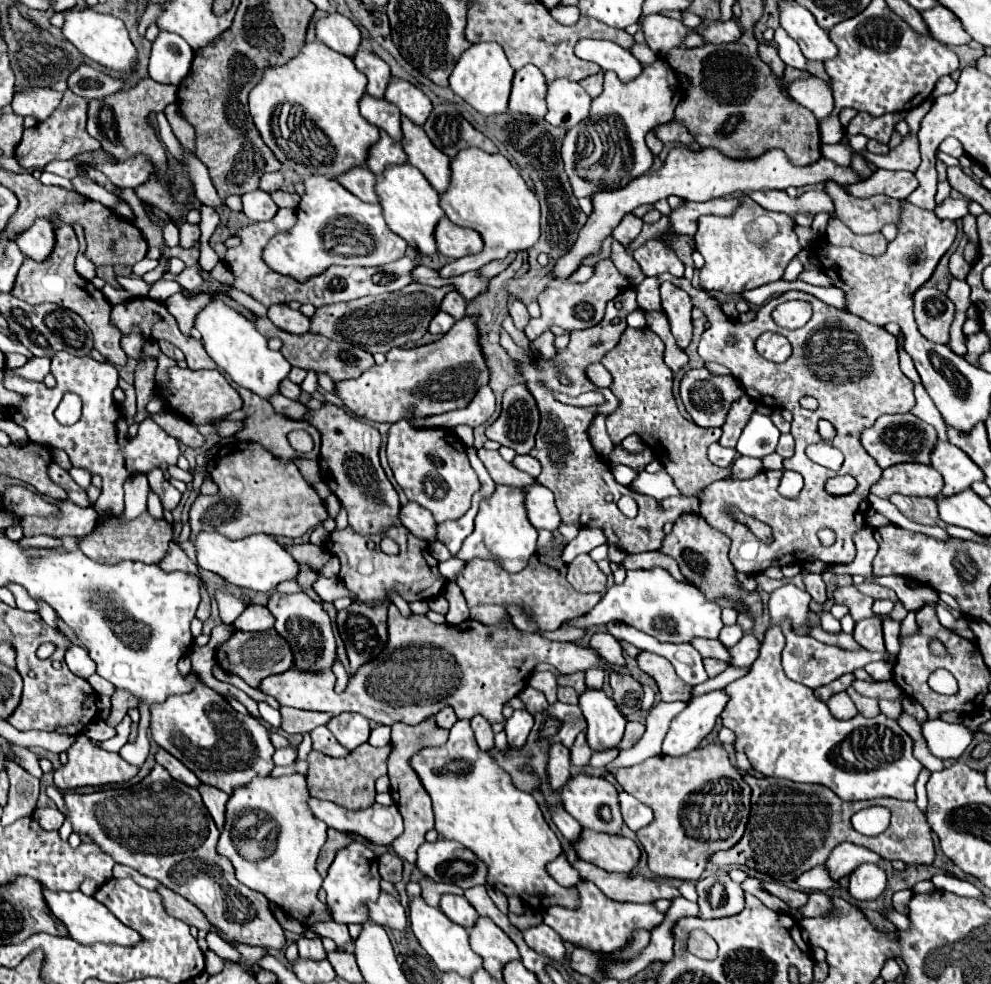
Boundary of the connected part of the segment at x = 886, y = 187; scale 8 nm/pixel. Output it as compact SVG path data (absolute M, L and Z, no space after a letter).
M877 169L867 181L859 181L853 185L847 185L847 191L854 197L867 198L875 193L885 193L889 197L905 199L911 191L917 187L917 179L909 171L887 171Z

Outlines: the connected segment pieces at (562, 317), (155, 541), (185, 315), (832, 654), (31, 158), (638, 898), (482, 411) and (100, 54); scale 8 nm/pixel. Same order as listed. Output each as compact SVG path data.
M599 261L595 265L595 273L587 283L571 283L571 281L549 281L547 289L539 295L539 305L541 305L541 317L531 319L529 325L525 327L525 335L529 341L535 341L543 331L551 329L553 325L563 327L565 331L575 331L575 329L587 329L597 325L603 319L605 305L609 299L617 297L623 289L629 287L629 281L615 269L613 261Z
M143 513L141 517L137 517L133 521L125 521L125 523L119 523L119 525L105 523L101 527L97 527L91 535L87 535L85 539L81 539L79 547L93 561L107 563L107 565L115 565L119 561L159 563L165 557L167 549L169 549L171 537L173 537L173 531L171 531L171 523L167 519L157 521L151 515Z
M175 293L175 295L171 295L171 297L165 301L165 305L167 305L169 313L177 319L179 329L181 329L185 335L189 335L189 331L191 331L191 327L193 327L193 319L195 319L195 315L199 313L199 309L203 309L205 301L223 301L225 305L231 305L235 311L241 311L247 319L251 319L251 321L255 323L253 313L251 313L249 309L245 309L243 305L239 305L235 299L231 299L227 293L197 293L197 295L191 297L191 299L189 299L189 297L183 297L181 293Z
M784 619L781 622L781 628L785 637L787 637L787 645L783 649L783 669L785 669L785 675L797 683L803 683L807 687L821 687L821 685L827 685L831 681L835 681L837 677L845 675L845 673L853 673L855 669L859 667L865 667L867 663L871 661L891 661L891 655L889 653L871 653L871 651L857 651L857 653L851 653L851 651L843 651L843 649L837 649L837 647L829 647L825 643L819 643L817 639L809 637L809 635L799 635L799 633L793 633L791 625L788 619Z
M65 91L61 105L43 121L31 129L25 129L21 143L15 149L15 159L21 167L45 167L53 159L71 159L85 151L99 149L99 141L85 131L87 123L87 99Z
M575 861L573 867L579 871L583 879L593 881L607 897L615 901L633 901L633 903L651 903L657 899L673 899L679 897L679 891L671 885L657 885L645 877L625 877L619 873L605 873L603 869L585 863Z
M481 387L477 395L473 397L471 405L459 411L427 417L427 419L417 419L411 421L413 427L457 427L457 425L469 425L469 427L479 427L483 425L491 415L495 413L495 395L491 387Z
M93 9L71 11L65 17L63 35L65 35L67 41L71 41L77 47L77 51L81 55L93 59L95 63L99 63L101 67L105 67L109 71L133 73L135 67L137 67L137 49L131 43L123 21L117 19L117 17L113 17L113 15L101 15L101 13L93 11Z

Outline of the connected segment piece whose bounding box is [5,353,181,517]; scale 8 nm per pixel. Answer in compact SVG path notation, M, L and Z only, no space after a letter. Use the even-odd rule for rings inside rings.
M57 353L51 361L51 373L57 385L53 389L47 389L43 383L25 381L21 377L15 377L9 369L5 371L5 387L25 395L25 401L19 407L9 409L9 417L27 431L31 441L49 445L49 447L59 447L69 455L73 467L87 469L91 475L101 475L103 495L99 495L93 507L101 517L121 515L125 511L123 483L139 473L149 473L157 467L177 465L177 459L181 455L179 441L167 435L151 419L141 421L137 435L129 437L129 431L127 431L129 425L119 405L113 399L113 389L117 387L117 377L119 377L115 365L99 363L89 355L73 357L69 353ZM65 393L77 393L83 401L83 415L71 427L61 425L53 415L53 411L57 409Z

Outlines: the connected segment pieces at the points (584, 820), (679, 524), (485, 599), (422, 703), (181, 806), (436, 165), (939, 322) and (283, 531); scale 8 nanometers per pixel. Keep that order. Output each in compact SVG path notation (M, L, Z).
M579 773L577 777L567 781L567 785L561 789L561 795L563 795L565 811L573 815L583 829L609 833L609 835L621 835L623 817L619 809L619 793L609 781L605 781L603 777L589 777L585 773Z
M683 515L675 521L673 531L663 539L663 553L673 557L683 573L683 577L695 585L707 601L717 601L719 597L729 597L731 601L739 601L745 605L745 611L739 611L741 615L747 615L749 619L757 619L763 613L763 601L759 591L755 593L743 593L739 591L739 585L735 585L735 567L731 565L727 553L729 553L729 537L707 525L703 517L699 515Z
M537 549L537 553L529 559L529 565L519 571L519 573L507 573L495 561L483 561L483 559L473 559L465 565L465 569L457 575L457 585L463 591L463 597L467 601L467 607L473 609L477 605L517 605L523 609L525 615L533 617L535 625L543 631L553 631L561 625L561 621L569 617L579 617L589 613L597 601L599 595L581 595L577 593L565 579L565 565L561 559L551 559L547 551Z
M391 603L389 605L389 643L383 649L383 653L363 665L355 675L351 675L349 685L343 693L335 693L335 675L331 671L323 673L303 673L289 669L287 673L271 675L263 679L263 685L259 685L259 691L265 695L271 695L277 699L283 707L295 707L295 709L307 709L307 711L323 711L329 715L337 713L359 713L371 721L393 725L397 721L403 721L407 725L417 725L425 717L435 715L441 707L451 705L455 709L455 715L459 719L471 719L473 715L483 715L491 723L501 723L503 715L503 703L511 697L515 697L525 683L529 681L529 675L537 663L549 663L559 673L577 673L587 669L601 669L601 671L613 671L611 665L599 655L593 647L581 647L579 643L559 643L559 641L547 641L533 633L517 631L513 625L509 627L487 627L479 621L463 621L461 625L437 625L431 623L423 615L411 615L403 617L399 609Z
M155 765L141 781L141 791L139 785L133 785L89 795L65 793L63 801L67 807L65 819L73 825L75 833L89 835L115 863L129 865L147 877L159 879L165 887L187 897L221 929L225 941L261 945L267 949L285 947L285 931L279 921L275 921L267 897L239 883L227 857L215 853L219 831L199 791L175 781L165 767Z
M401 117L403 127L403 149L409 157L409 163L417 167L425 179L439 191L445 193L451 183L451 159L441 153L425 135L421 127L411 123L407 117Z
M922 286L913 297L915 321L923 337L933 343L947 345L949 325L953 321L955 305L939 289Z
M233 441L223 445L215 455L215 469L211 475L219 487L219 495L199 495L191 505L191 543L199 531L219 533L227 539L243 539L253 533L297 539L329 517L323 501L301 477L295 463L273 457L259 443Z

